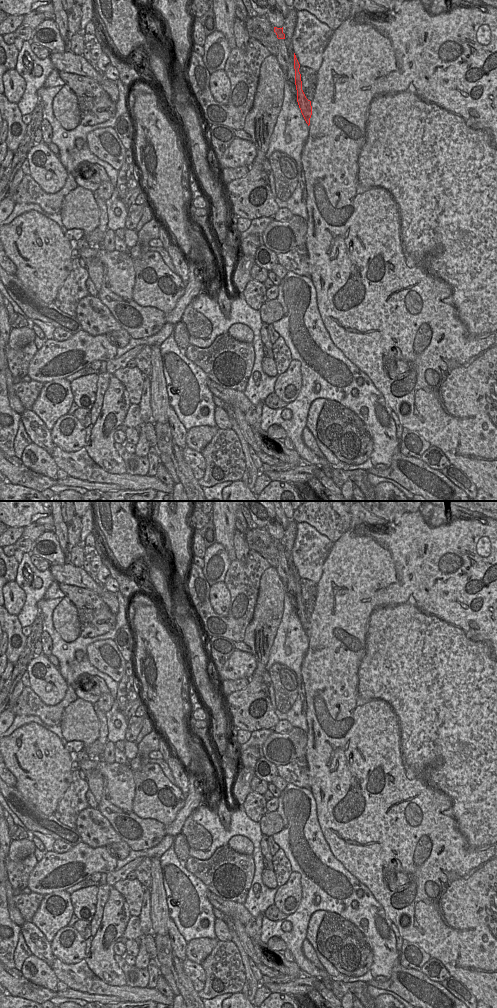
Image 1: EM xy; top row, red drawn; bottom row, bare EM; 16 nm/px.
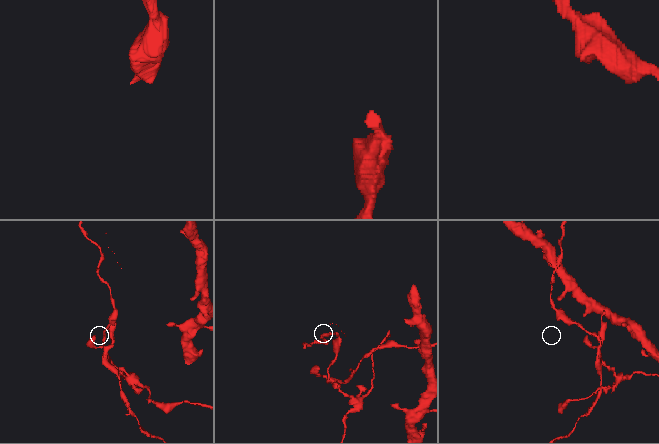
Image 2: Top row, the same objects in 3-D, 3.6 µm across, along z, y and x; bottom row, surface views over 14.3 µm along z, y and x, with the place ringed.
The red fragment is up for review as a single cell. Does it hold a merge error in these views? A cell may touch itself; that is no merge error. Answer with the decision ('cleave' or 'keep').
cleave

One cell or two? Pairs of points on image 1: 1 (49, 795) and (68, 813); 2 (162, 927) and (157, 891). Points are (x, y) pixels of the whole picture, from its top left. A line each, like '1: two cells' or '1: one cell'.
1: two cells
2: one cell

